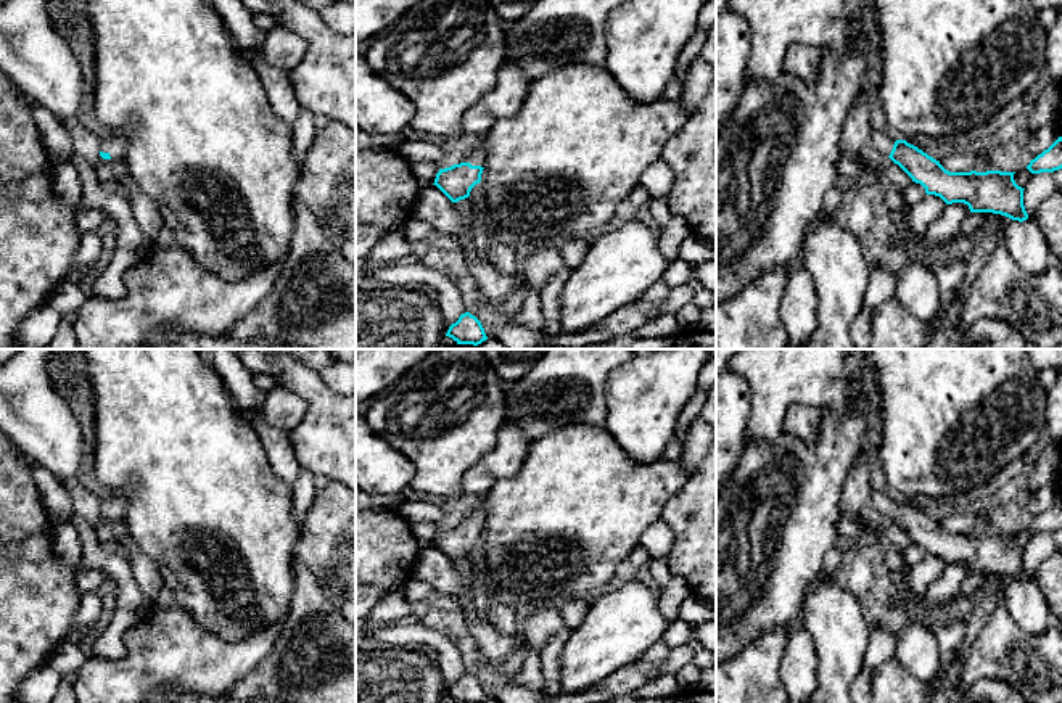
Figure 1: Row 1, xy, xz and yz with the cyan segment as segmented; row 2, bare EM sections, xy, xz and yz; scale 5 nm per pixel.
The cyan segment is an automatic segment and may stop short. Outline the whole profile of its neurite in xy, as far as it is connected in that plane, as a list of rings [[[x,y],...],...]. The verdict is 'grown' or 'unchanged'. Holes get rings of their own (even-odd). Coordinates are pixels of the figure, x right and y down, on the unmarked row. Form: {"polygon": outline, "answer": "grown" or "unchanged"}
{"polygon": [[[111,486],[100,499],[100,516],[103,520],[122,520],[129,508],[129,499],[124,494],[124,486]]], "answer": "grown"}

